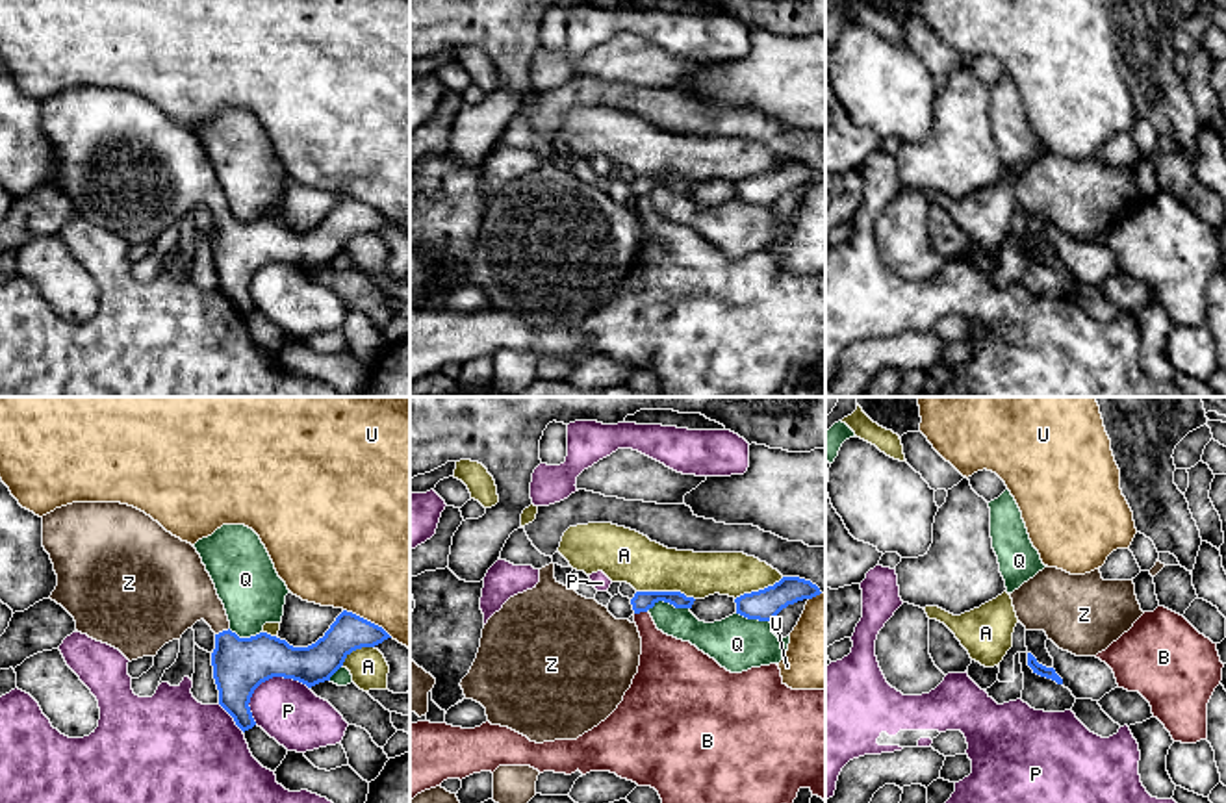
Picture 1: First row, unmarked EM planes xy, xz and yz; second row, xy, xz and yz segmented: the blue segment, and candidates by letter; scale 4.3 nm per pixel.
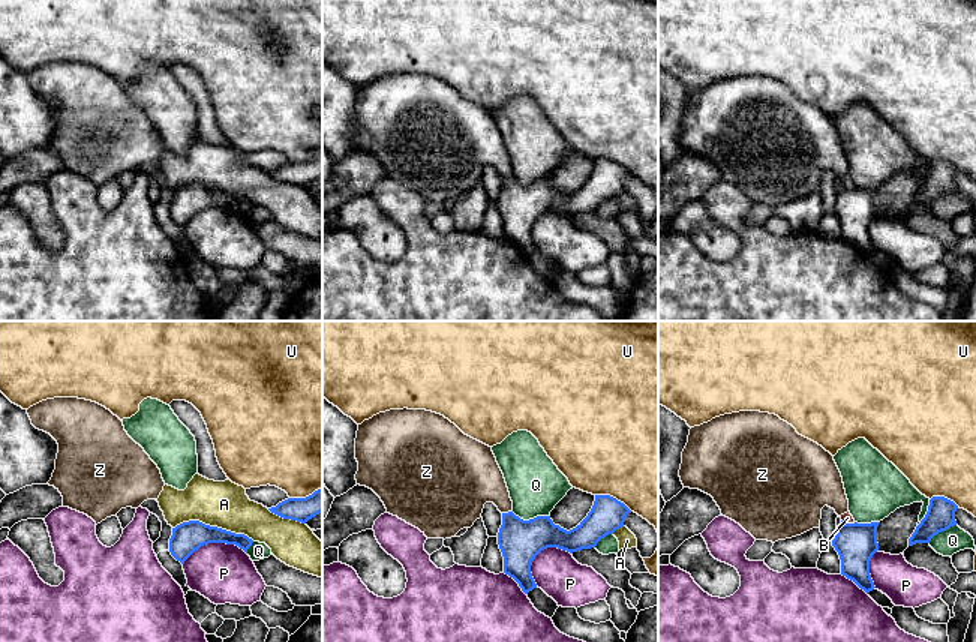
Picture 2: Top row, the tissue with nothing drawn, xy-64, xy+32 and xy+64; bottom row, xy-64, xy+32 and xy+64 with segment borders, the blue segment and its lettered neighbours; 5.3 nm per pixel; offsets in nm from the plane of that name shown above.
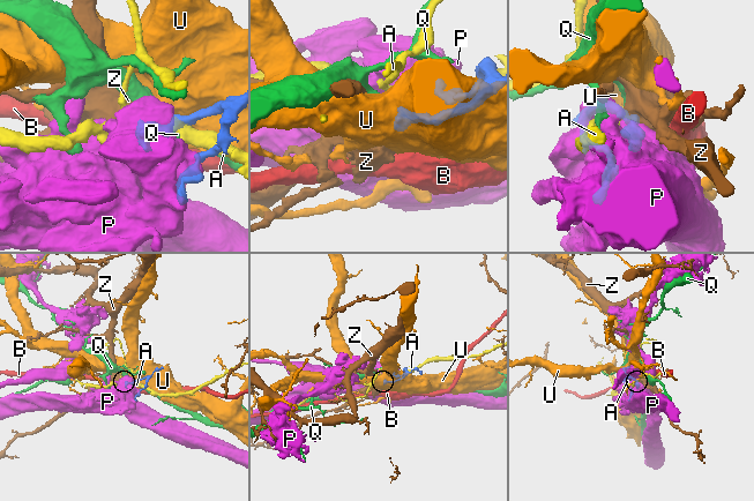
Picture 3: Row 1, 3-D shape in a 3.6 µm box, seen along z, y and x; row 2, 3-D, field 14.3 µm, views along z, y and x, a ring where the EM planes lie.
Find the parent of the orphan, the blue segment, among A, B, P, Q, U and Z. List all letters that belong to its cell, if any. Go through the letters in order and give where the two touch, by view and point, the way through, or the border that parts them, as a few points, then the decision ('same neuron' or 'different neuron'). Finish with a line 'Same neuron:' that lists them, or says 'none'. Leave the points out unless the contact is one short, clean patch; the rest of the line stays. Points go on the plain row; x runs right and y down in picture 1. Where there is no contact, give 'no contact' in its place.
A: meets blue in xz at (666, 177); different neuron
B: meets blue in xz at (640, 195); border along xz (646, 195), (635, 199); different neuron
P: meets blue in xy at (264, 266); different neuron
Q: meets blue in xz at (666, 186); different neuron
U: meets blue in xy at (366, 204); different neuron
Z: meets blue in xy at (223, 216); runs through xy (240, 249), (223, 216), (191, 180), (180, 177); same neuron
Same neuron: Z

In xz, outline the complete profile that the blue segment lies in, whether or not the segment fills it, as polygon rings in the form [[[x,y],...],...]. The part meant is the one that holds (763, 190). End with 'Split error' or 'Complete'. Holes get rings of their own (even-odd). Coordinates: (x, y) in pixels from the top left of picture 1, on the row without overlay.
[[[783,161],[773,171],[736,182],[736,198],[747,204],[772,206],[788,189],[820,178],[820,172],[811,165]]]. Complete

